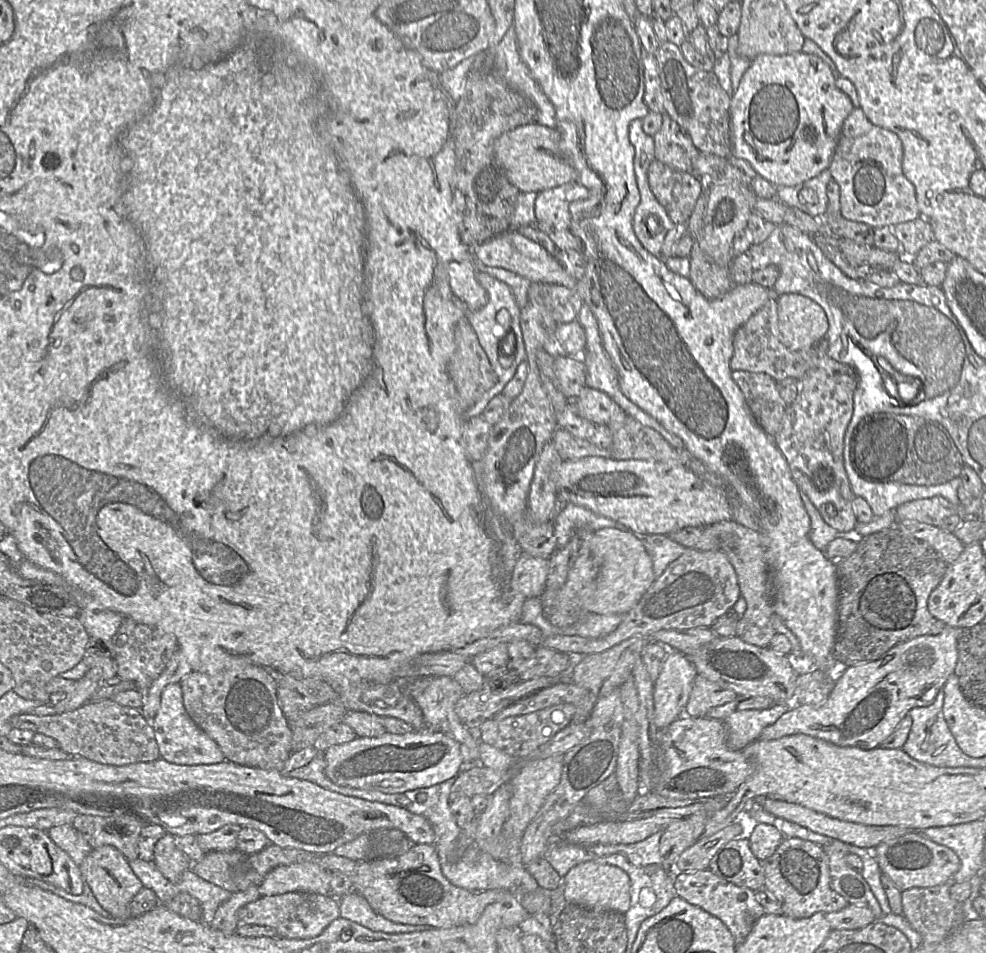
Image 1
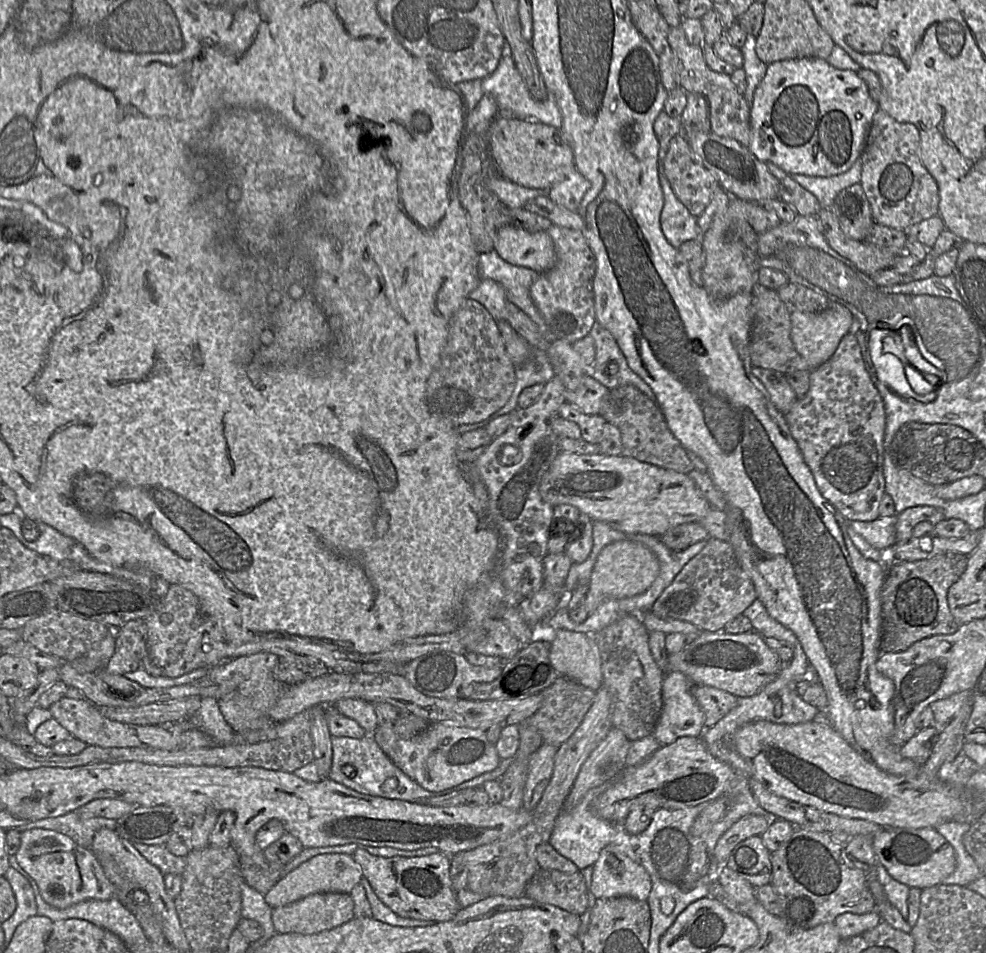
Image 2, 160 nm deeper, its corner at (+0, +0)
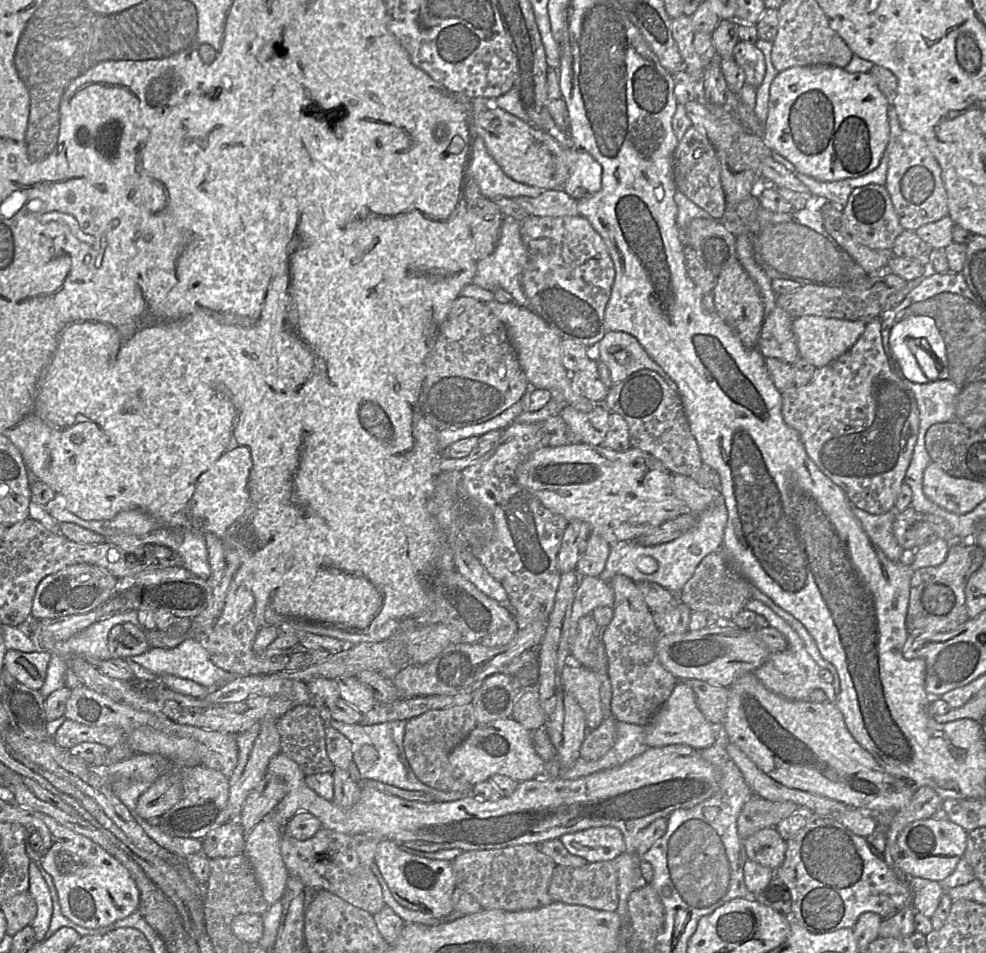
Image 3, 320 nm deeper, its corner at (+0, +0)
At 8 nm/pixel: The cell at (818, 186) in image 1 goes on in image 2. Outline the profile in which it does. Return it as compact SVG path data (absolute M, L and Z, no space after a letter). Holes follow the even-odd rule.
M856 161L846 172L830 177L807 176L802 174L788 175L811 192L818 200L821 208L830 209L836 196L845 188L860 183L861 163Z

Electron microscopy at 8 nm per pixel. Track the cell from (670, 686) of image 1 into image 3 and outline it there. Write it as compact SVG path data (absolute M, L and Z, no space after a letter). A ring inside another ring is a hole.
M684 682L676 683L669 699L645 728L645 743L649 748L688 745L701 750L712 746L717 738L717 727L710 724L696 703L692 689Z

